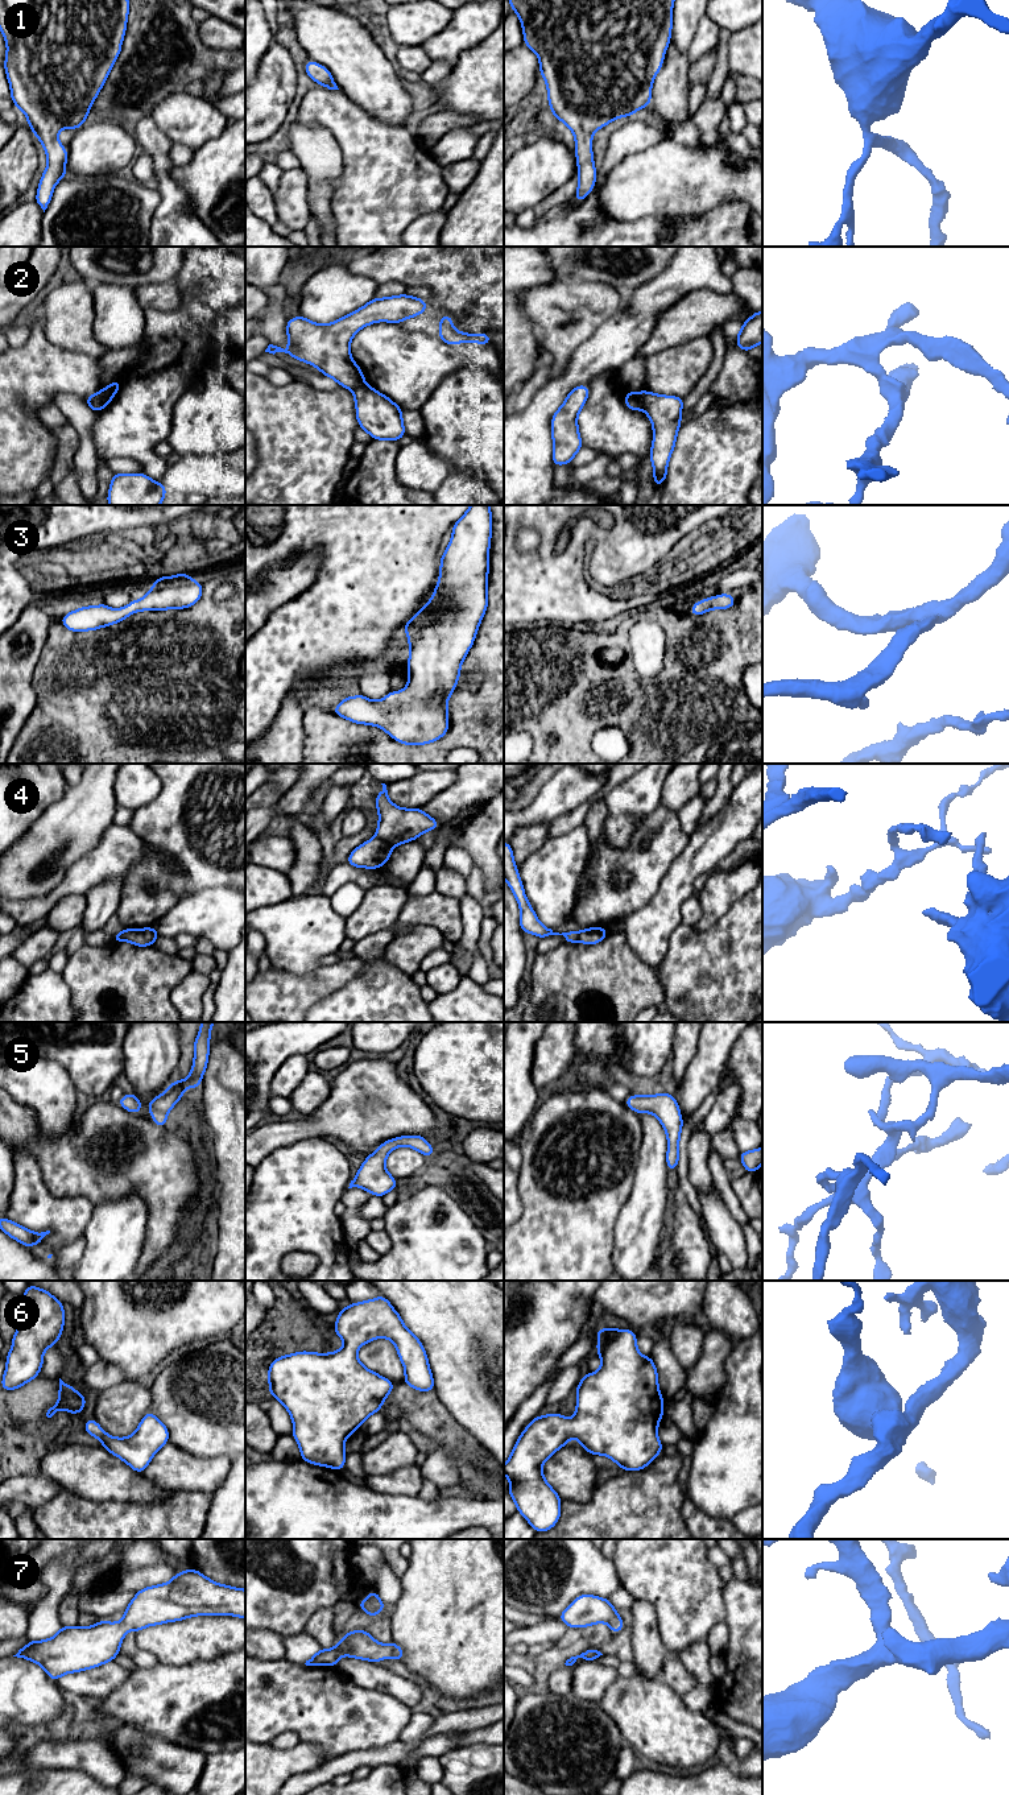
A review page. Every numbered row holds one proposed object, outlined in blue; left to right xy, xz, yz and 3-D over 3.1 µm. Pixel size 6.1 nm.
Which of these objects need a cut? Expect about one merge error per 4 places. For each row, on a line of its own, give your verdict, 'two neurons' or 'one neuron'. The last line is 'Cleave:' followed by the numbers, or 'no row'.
1: one neuron
2: two neurons
3: one neuron
4: two neurons
5: one neuron
6: one neuron
7: one neuron
Cleave: 2, 4

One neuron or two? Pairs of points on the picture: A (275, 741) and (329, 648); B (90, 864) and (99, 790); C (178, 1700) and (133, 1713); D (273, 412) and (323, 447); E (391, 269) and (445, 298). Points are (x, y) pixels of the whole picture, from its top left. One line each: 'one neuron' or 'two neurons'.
A: two neurons
B: two neurons
C: one neuron
D: one neuron
E: one neuron

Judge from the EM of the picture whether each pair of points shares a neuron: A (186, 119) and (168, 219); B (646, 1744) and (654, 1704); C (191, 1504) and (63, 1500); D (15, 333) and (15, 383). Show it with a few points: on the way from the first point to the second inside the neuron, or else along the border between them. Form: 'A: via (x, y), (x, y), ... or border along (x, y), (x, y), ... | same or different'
A: border along (153, 119), (156, 125), (173, 143) | different
B: via (652, 1734), (652, 1713) | same
C: via (160, 1518), (95, 1518) | same
D: border along (29, 326), (28, 339), (21, 346), (13, 348) | different

